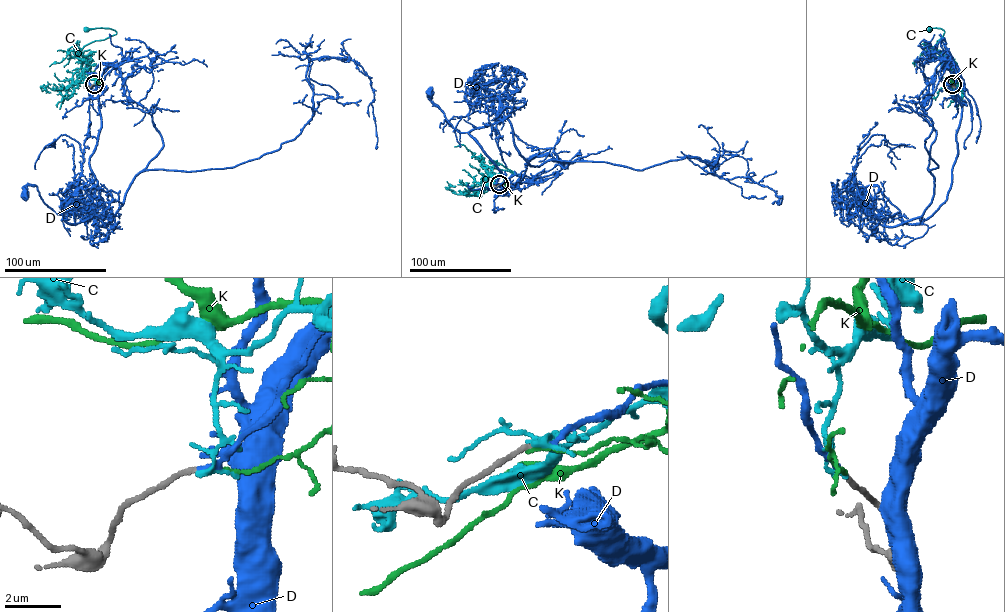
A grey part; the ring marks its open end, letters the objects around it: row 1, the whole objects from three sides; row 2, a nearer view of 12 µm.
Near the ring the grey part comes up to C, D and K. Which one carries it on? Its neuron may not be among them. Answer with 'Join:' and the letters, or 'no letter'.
Join: D

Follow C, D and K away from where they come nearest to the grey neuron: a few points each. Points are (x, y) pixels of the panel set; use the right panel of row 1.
C: (952, 84), (952, 66), (936, 47), (944, 31), (937, 28), (929, 30)
D: (952, 84), (943, 66), (952, 62), (962, 111), (947, 199), (924, 220), (907, 224), (878, 186), (860, 193)
K: (952, 84), (953, 68)

